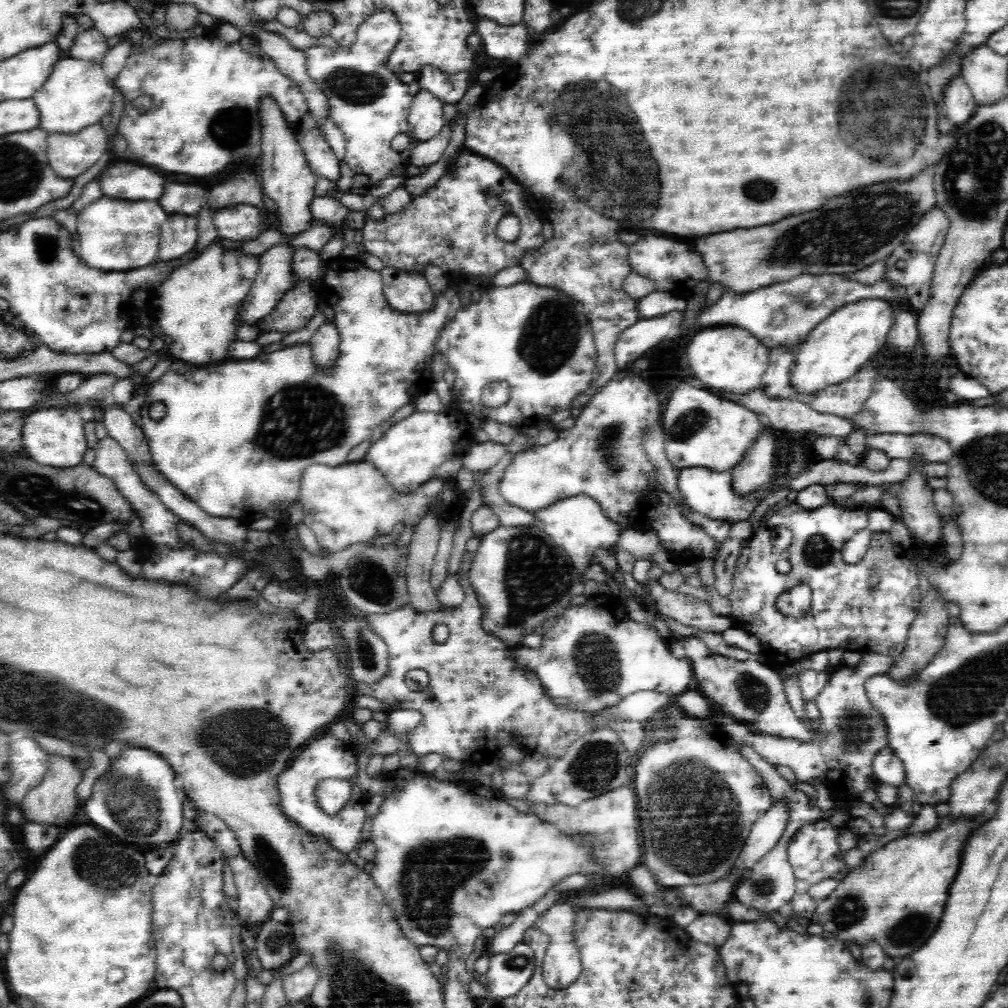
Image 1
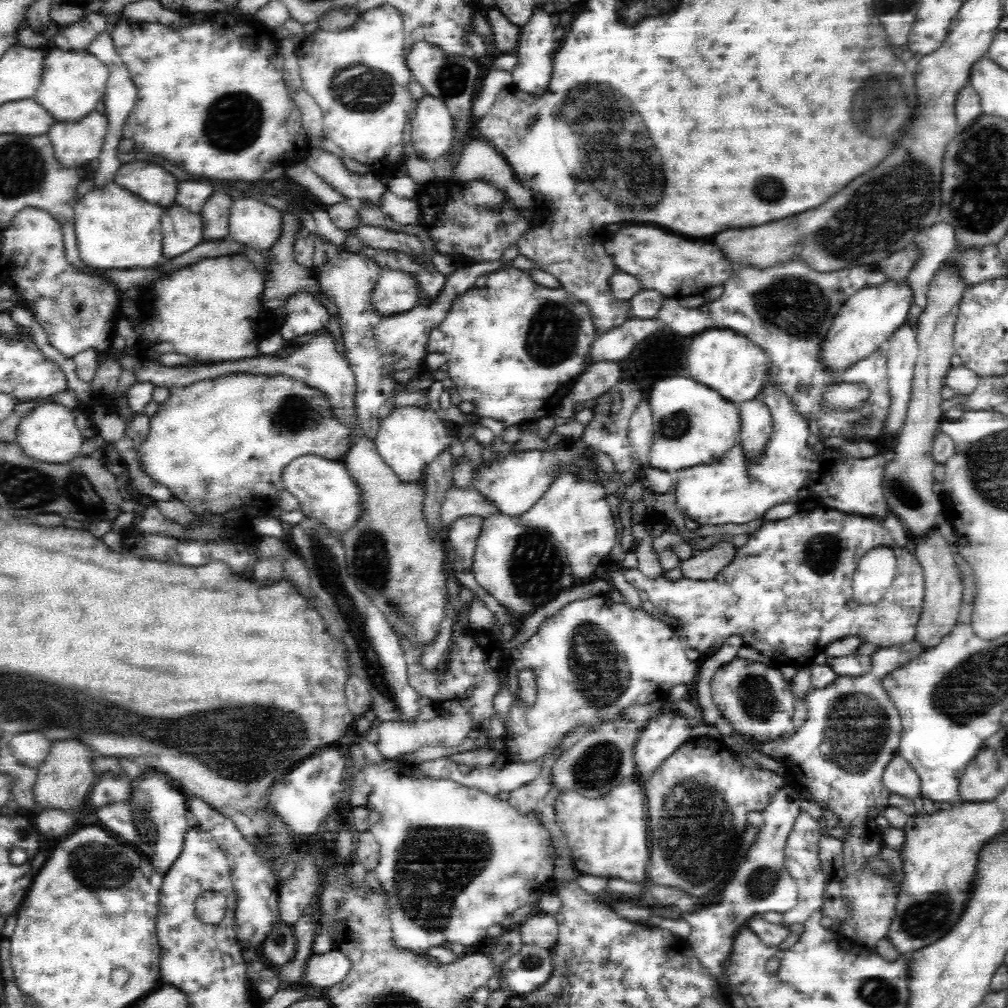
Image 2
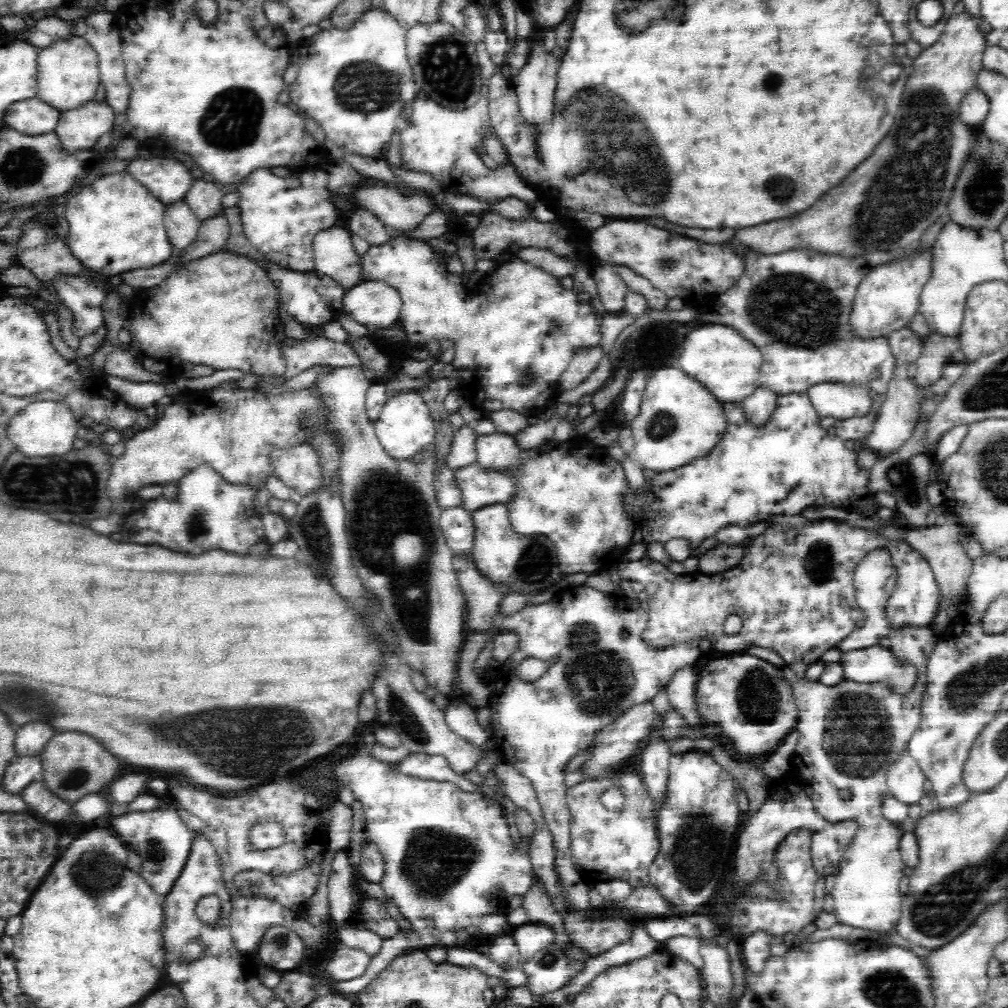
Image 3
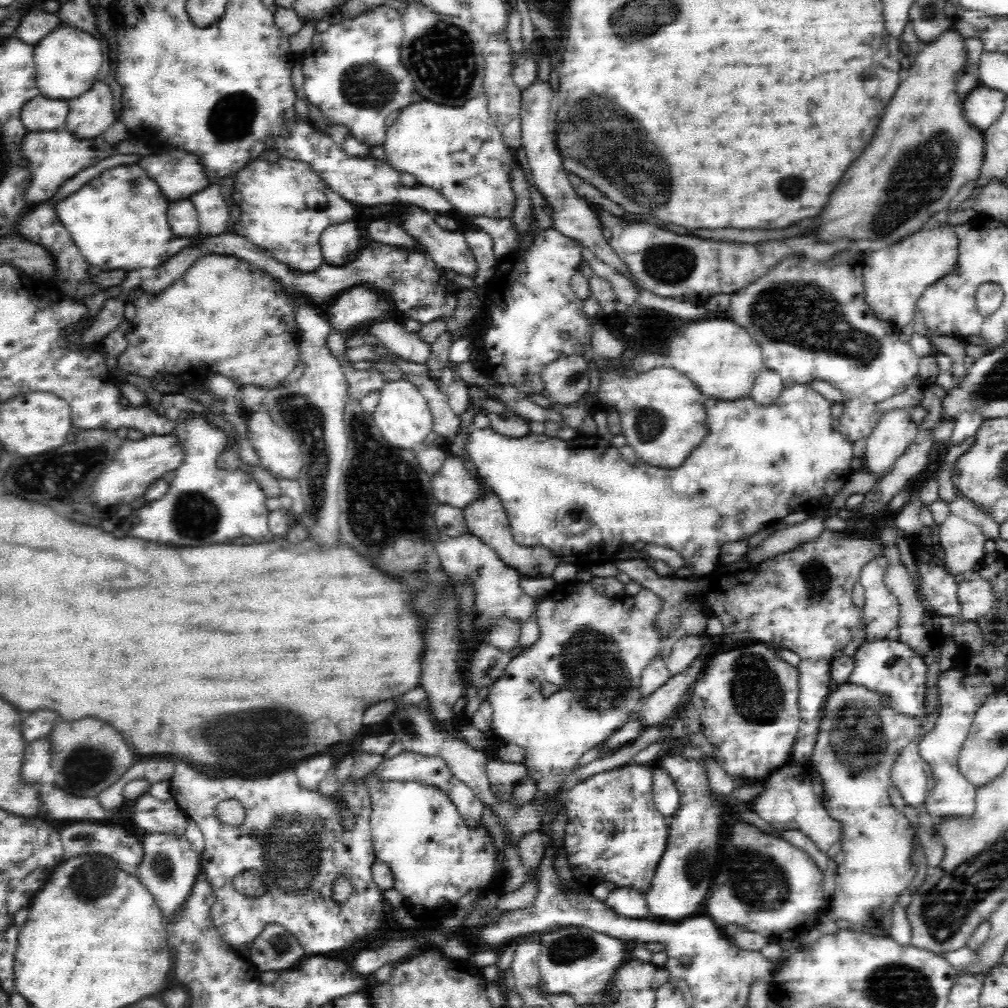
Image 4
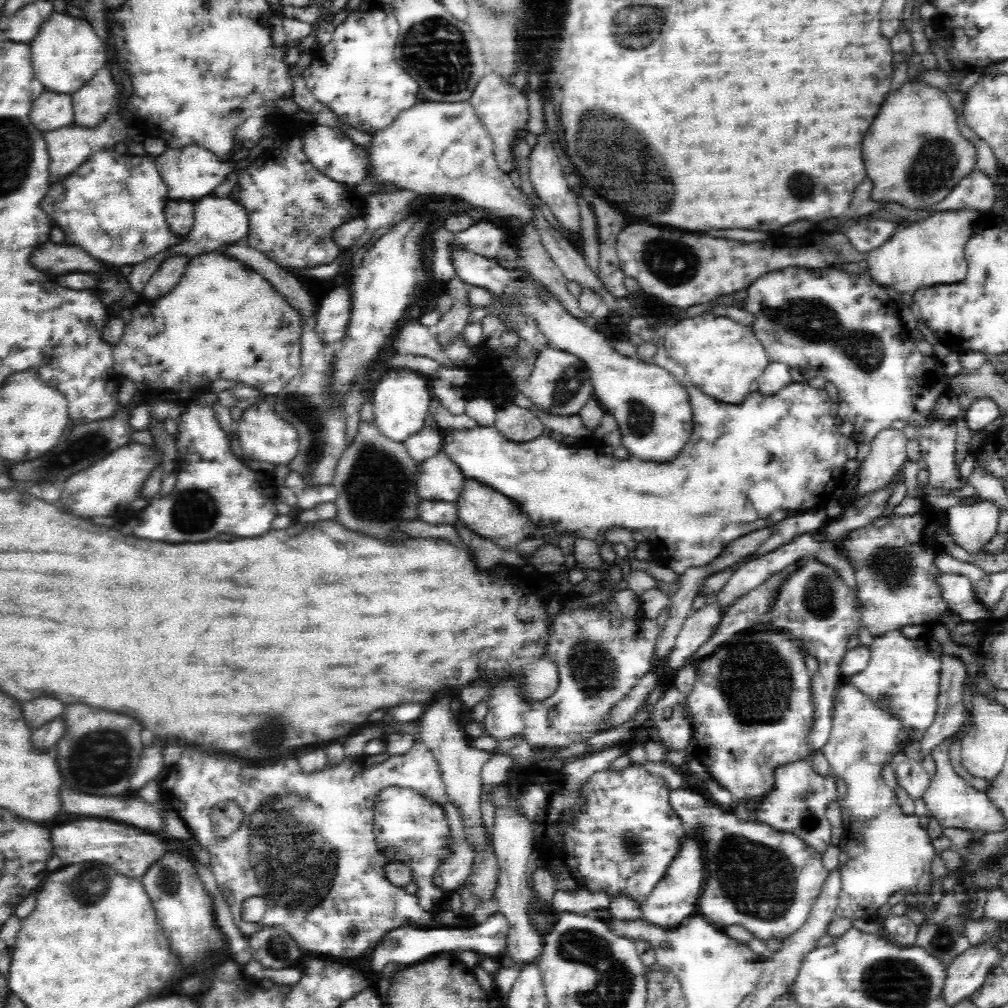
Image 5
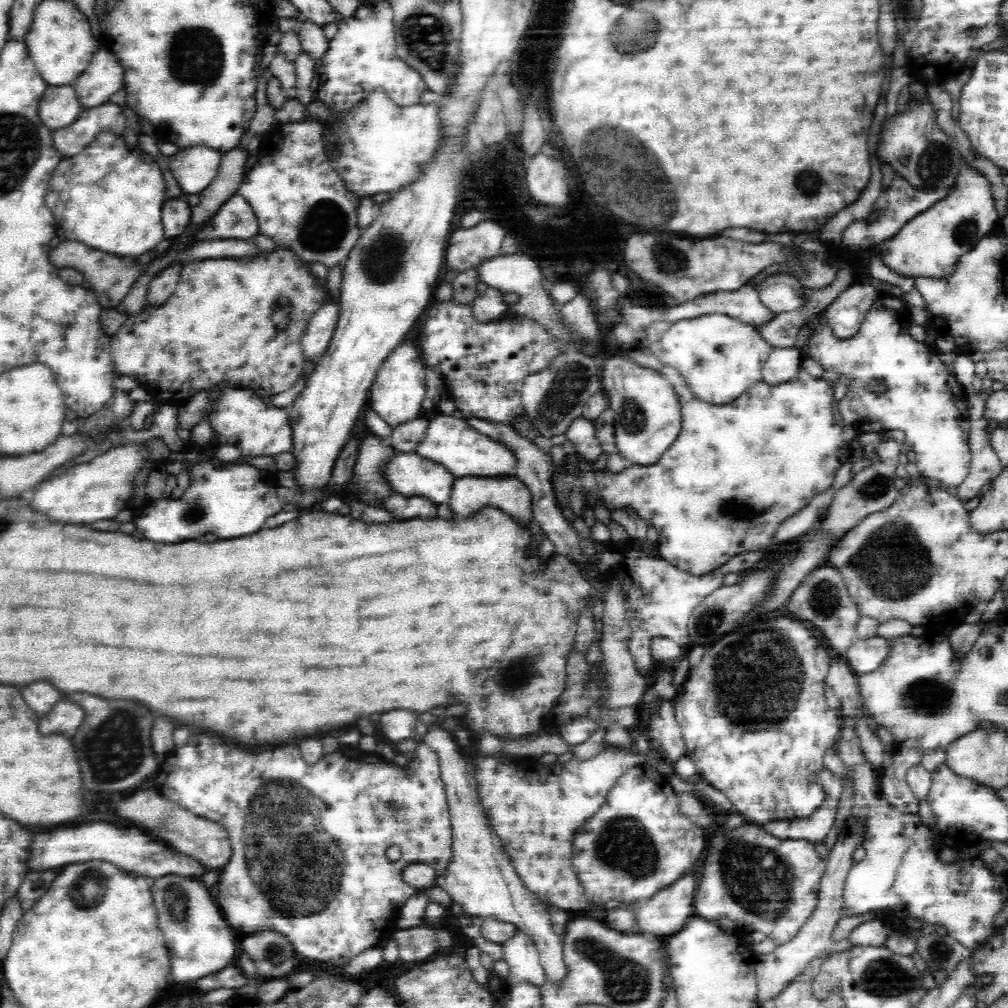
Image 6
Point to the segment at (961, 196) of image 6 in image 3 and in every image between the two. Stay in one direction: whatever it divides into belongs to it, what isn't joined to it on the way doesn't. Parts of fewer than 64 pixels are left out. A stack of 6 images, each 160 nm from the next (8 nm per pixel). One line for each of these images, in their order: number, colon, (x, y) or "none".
3: (889, 295)
4: (895, 276)
5: (931, 252)

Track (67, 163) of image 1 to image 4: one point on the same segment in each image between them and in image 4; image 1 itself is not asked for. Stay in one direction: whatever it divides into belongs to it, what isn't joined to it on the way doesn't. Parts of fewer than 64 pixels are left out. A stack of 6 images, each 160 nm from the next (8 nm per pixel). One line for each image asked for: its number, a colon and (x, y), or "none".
2: (78, 143)
3: (78, 130)
4: (90, 114)

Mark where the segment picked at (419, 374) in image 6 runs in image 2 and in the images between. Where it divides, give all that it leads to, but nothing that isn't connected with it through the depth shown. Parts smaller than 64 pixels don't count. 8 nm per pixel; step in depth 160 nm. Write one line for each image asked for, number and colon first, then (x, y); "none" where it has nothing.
2: (409, 439)
3: (405, 428)
4: (402, 415)
5: (401, 399)

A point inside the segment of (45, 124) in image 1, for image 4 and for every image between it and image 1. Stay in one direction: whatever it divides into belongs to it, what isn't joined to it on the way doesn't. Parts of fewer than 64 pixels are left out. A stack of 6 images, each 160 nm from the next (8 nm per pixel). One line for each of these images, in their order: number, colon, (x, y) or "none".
2: (73, 82)
3: (68, 76)
4: (67, 60)

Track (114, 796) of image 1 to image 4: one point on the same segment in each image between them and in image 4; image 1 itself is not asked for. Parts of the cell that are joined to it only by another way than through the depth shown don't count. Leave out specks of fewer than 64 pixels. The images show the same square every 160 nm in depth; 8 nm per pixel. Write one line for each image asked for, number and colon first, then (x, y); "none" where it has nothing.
2: (153, 820)
3: (160, 837)
4: (169, 864)

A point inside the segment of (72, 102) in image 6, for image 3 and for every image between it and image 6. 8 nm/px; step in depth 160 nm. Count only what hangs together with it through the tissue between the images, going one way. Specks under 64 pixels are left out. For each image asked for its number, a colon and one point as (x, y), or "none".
3: (33, 117)
4: (41, 114)
5: (51, 110)

